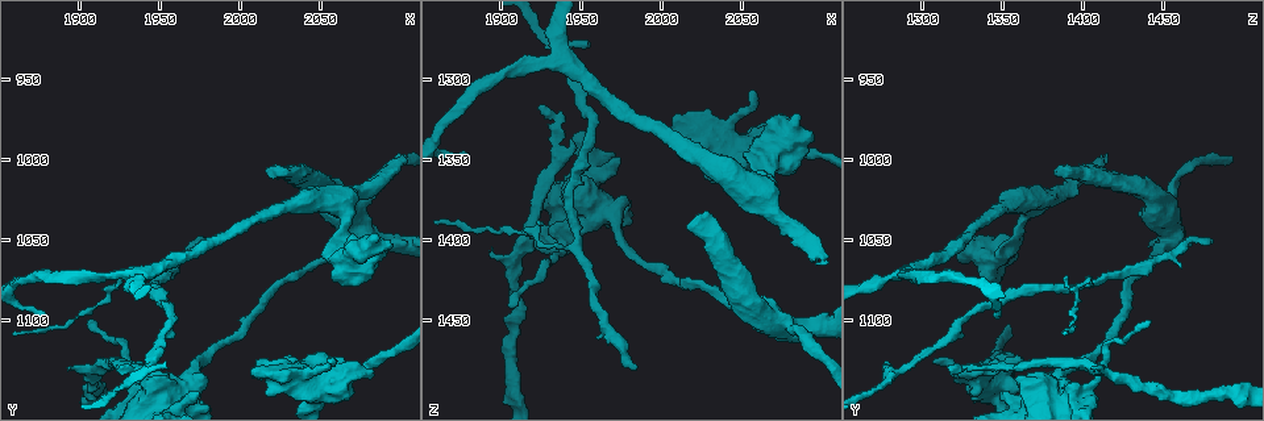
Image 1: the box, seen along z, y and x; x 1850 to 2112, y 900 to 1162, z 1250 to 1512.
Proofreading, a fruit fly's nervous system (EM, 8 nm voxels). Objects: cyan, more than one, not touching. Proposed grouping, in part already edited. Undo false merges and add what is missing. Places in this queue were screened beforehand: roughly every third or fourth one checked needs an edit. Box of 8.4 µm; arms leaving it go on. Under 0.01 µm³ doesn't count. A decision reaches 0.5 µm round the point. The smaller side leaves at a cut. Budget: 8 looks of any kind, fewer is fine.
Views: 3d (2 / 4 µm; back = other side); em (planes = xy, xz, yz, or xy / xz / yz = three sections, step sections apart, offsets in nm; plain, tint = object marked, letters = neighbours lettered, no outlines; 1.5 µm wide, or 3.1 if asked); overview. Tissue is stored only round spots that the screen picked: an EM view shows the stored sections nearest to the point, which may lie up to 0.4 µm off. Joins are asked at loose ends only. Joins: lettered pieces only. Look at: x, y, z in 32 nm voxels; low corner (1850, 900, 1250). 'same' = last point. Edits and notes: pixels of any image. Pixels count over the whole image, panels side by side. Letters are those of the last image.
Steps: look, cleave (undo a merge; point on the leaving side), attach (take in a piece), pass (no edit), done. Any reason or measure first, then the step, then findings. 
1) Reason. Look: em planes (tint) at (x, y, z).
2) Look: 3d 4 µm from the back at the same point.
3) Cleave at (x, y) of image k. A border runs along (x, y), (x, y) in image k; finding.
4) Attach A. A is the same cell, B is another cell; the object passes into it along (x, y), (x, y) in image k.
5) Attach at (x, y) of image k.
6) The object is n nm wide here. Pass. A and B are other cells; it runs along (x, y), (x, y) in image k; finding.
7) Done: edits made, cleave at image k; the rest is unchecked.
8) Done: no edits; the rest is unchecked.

Thin arm on a thick one. Look: em planes (tint) at (2076, 1048, 1454).

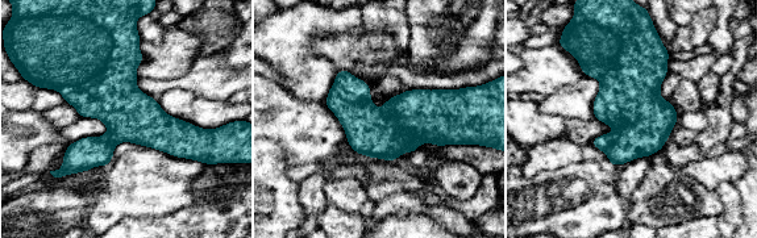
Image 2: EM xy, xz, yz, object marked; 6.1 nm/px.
Look: em planes (letters) at the same point.

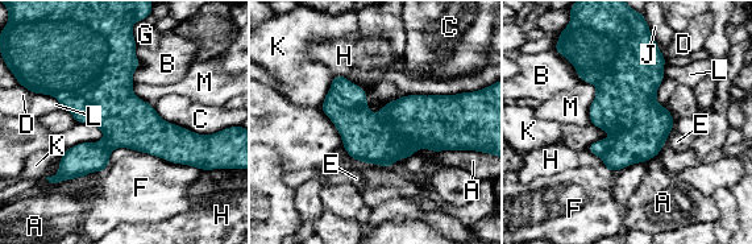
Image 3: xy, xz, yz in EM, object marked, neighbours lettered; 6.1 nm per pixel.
The object is 320 nm wide here. Pass. A, B, C, D, E, F, G, H, J, K, L and M are other cells; a border runs along (138, 151), (200, 170) in image 3; one cell here.

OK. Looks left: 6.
Tapers out. Look: em planes (letters) at (1878, 1100, 1348).

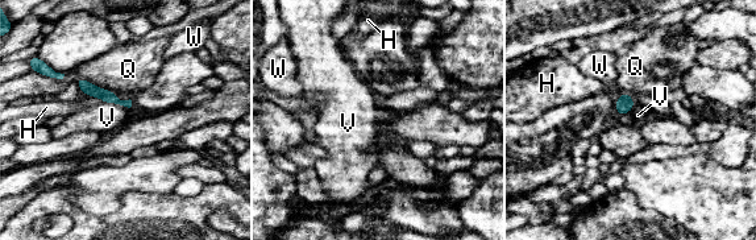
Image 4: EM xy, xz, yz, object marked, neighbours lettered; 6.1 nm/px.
Pass. H, Q, V and W are other cells; no lettered piece goes on from it.

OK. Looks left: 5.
Look: em yz step 8 (tint) at (1926, 1128, 1316).

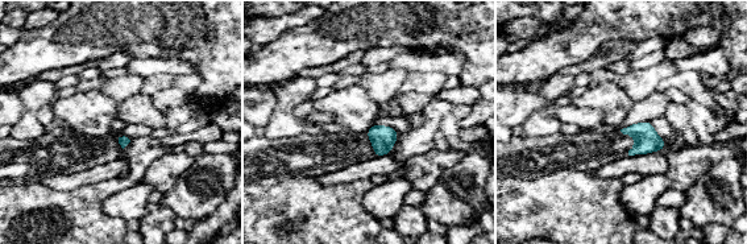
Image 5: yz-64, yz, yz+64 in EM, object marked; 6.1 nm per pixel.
Look: em xz step 4 (letters) at the same point.

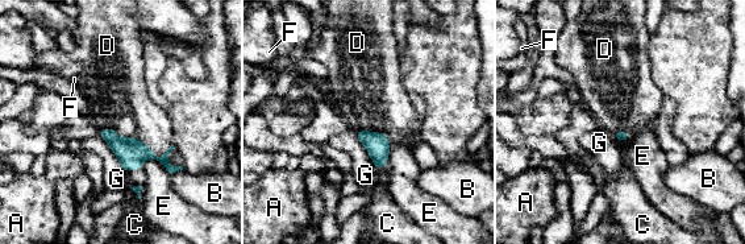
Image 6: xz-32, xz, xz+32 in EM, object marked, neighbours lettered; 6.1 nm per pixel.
Attach D. D is the same cell, A, B, C, E, F and G are other cells; the cell continues.

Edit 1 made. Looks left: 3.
Done: edits made, attach at image 6; the rest is unchecked.

